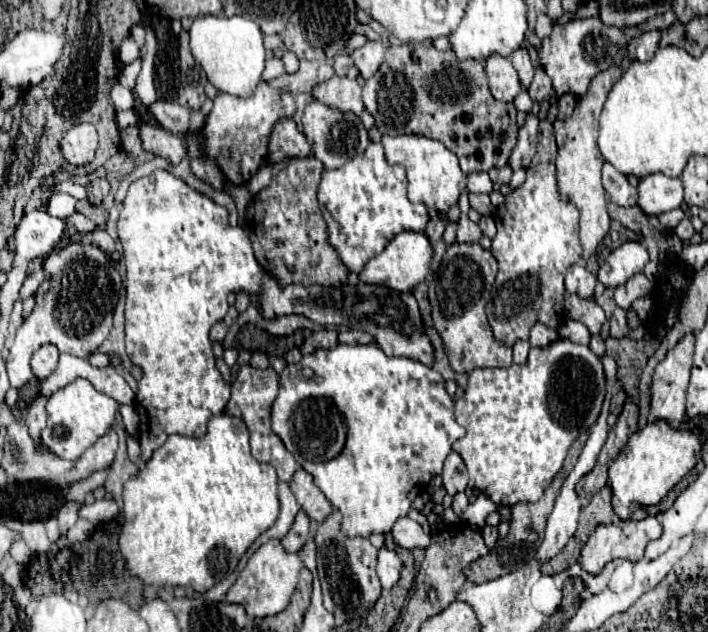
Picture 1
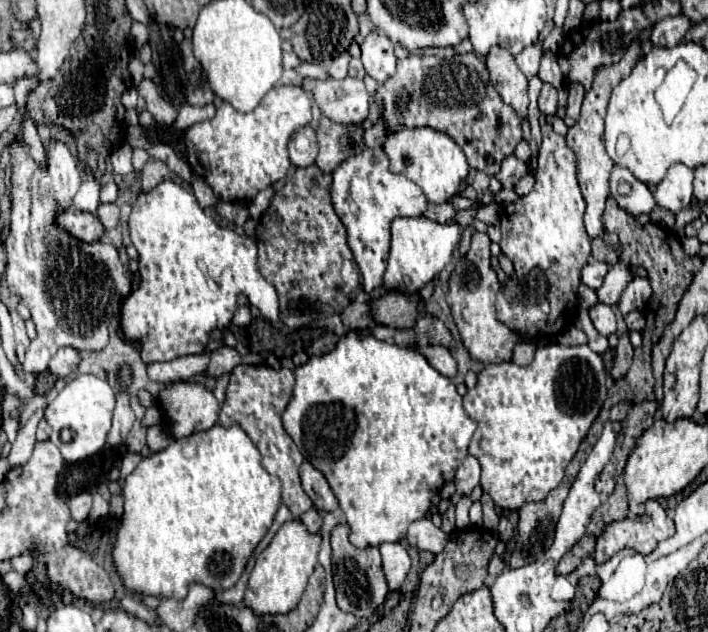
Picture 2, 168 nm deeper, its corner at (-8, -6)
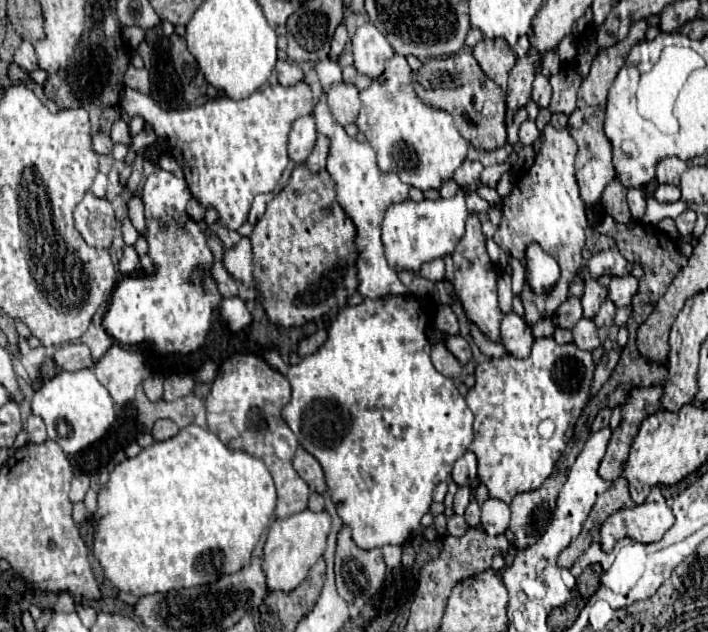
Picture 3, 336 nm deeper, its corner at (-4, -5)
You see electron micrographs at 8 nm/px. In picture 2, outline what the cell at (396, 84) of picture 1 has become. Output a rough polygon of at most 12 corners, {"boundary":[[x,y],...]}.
{"boundary":[[473,52],[411,54],[375,94],[389,128],[445,130],[489,176],[521,120]]}

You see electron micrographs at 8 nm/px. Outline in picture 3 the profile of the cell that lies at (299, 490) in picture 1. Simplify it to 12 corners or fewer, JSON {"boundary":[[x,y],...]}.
{"boundary":[[303,447],[293,467],[311,491],[327,491],[319,461]]}

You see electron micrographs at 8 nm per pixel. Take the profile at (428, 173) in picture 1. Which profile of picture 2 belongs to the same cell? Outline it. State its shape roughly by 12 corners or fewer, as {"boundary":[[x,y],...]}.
{"boundary":[[433,128],[385,136],[389,168],[429,202],[447,202],[467,178],[455,140]]}

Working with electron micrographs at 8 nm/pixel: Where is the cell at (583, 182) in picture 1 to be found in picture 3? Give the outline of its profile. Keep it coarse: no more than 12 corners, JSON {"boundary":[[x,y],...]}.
{"boundary":[[647,23],[601,51],[579,87],[569,133],[585,209],[615,177],[605,99]]}

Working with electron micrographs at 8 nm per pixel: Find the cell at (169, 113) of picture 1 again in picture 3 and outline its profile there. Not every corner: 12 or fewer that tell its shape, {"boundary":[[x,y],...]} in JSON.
{"boundary":[[129,65],[125,85],[149,93],[149,73]]}

